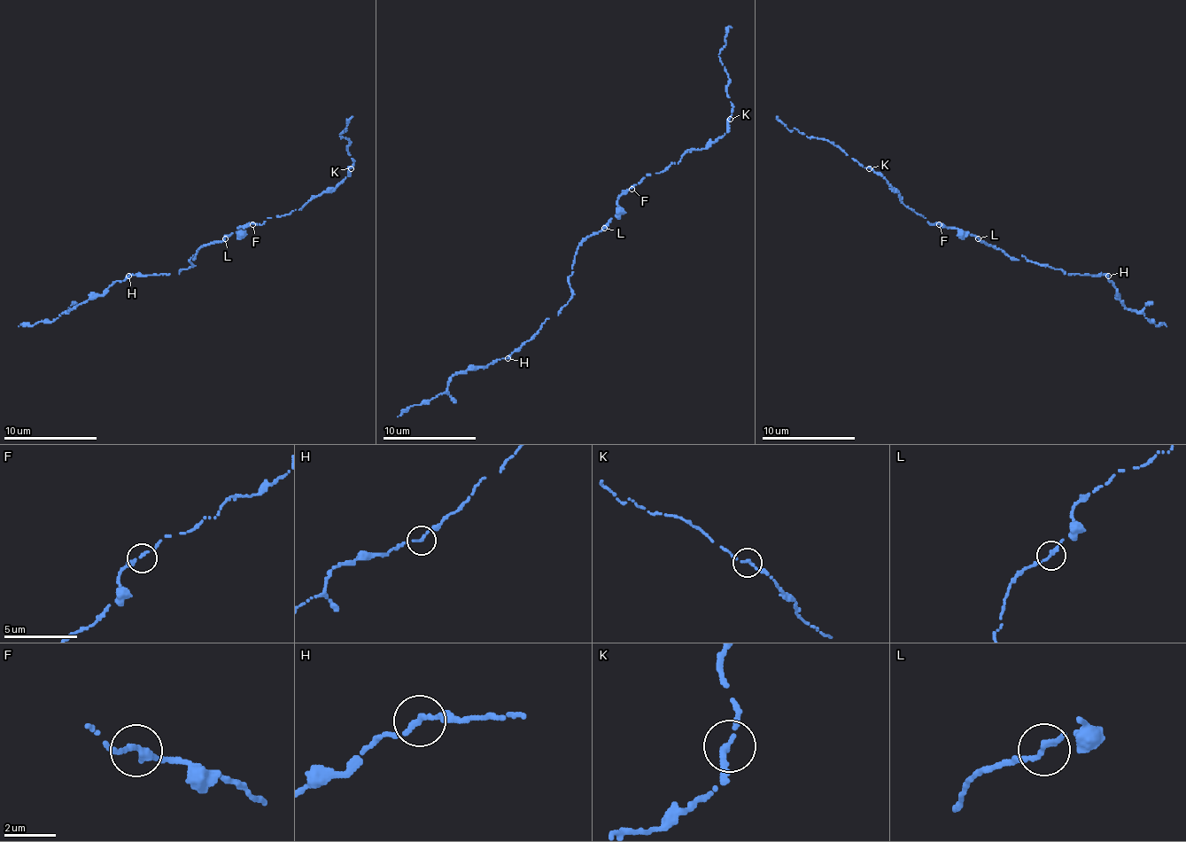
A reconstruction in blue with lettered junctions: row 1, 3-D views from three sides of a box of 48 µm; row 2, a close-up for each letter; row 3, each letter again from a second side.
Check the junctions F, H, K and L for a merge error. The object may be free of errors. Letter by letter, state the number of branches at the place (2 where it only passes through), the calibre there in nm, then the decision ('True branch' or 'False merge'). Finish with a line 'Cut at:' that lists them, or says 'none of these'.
F: Branches: 2. Thickness 200 nm. True branch
H: Branches: 2. Thickness 190 nm. True branch
K: Branches: 2. Thickness 200 nm. True branch
L: Branches: 2. Thickness 200 nm. True branch
Cut at: none of these

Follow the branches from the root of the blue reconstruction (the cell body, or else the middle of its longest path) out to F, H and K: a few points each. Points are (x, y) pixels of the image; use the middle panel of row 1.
F: (604, 226), (616, 216), (618, 198), (631, 189)
H: (604, 226), (597, 233), (592, 233), (574, 256), (569, 277), (571, 298), (508, 359)
K: (604, 226), (616, 216), (623, 193), (646, 175), (678, 163), (690, 149), (707, 149), (727, 130), (730, 119)

